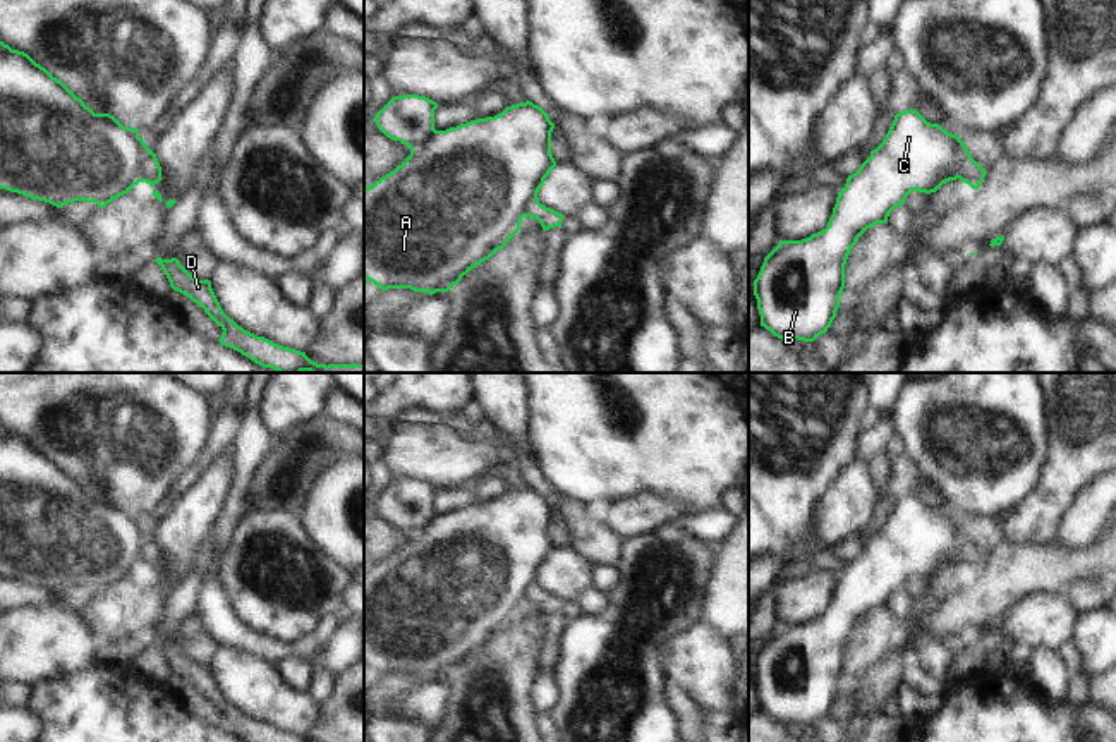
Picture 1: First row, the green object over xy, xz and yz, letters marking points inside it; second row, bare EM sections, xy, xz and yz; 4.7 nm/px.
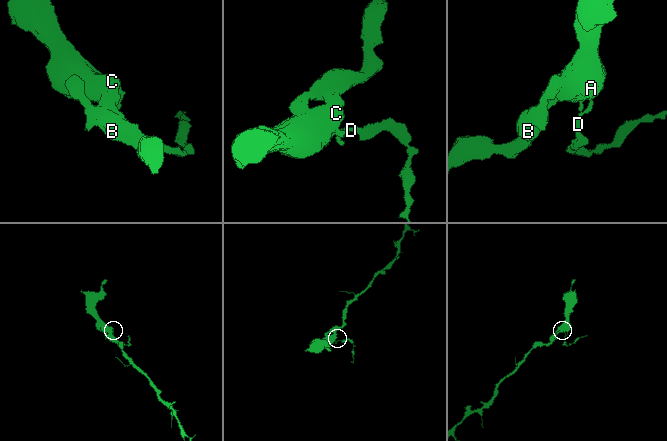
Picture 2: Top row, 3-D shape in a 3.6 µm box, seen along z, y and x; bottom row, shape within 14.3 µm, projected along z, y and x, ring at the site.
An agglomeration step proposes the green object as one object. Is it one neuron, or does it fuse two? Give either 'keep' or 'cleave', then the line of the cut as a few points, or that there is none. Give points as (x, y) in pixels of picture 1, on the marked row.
cleave; cut in xy along (153, 153), (141, 170), (141, 181)

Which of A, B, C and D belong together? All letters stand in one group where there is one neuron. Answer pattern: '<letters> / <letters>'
A B C / D

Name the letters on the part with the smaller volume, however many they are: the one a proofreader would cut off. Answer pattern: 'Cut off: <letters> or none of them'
Cut off: D

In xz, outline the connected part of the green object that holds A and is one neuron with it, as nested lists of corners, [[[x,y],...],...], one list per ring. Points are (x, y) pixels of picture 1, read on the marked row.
[[[403,94],[393,96],[373,119],[386,137],[410,148],[402,165],[364,189],[364,278],[381,290],[448,292],[520,230],[525,211],[539,201],[537,192],[556,167],[551,155],[555,124],[529,100],[446,131],[434,129],[436,108],[438,103],[426,96]]]

